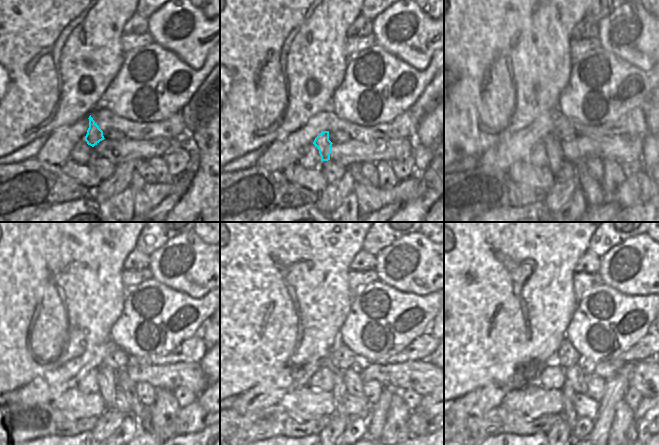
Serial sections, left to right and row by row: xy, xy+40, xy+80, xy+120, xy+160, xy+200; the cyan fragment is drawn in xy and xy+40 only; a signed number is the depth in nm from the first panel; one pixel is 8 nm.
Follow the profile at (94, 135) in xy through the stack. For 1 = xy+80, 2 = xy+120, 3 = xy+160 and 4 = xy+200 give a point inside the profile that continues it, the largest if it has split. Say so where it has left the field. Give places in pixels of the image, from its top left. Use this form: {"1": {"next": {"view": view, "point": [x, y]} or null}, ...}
{"1": {"next": {"view": "xy+80", "point": [553, 151]}}, "2": {"next": {"view": "xy+120", "point": [107, 378]}}, "3": {"next": {"view": "xy+160", "point": [339, 390]}}, "4": {"next": {"view": "xy+200", "point": [568, 413]}}}

